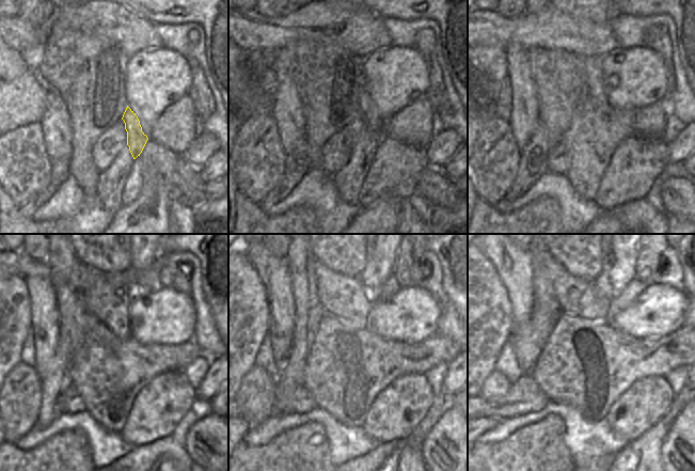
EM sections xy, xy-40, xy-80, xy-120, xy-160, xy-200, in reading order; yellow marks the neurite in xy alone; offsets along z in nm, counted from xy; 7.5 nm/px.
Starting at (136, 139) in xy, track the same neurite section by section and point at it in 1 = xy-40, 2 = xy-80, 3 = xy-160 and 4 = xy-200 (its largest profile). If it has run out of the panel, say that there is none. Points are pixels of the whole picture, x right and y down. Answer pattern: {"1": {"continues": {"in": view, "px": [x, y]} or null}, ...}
{"1": {"continues": {"in": "xy-40", "px": [368, 112]}}, "2": {"continues": {"in": "xy-80", "px": [597, 99]}}, "3": {"continues": {"in": "xy-160", "px": [352, 307]}}, "4": {"continues": {"in": "xy-200", "px": [593, 304]}}}

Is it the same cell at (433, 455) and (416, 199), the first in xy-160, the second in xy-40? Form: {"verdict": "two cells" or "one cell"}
{"verdict": "two cells"}

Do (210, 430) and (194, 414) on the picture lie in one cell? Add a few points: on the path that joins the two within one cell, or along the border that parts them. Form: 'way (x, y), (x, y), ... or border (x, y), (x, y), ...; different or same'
border (209, 411), (189, 428), (185, 439); different

